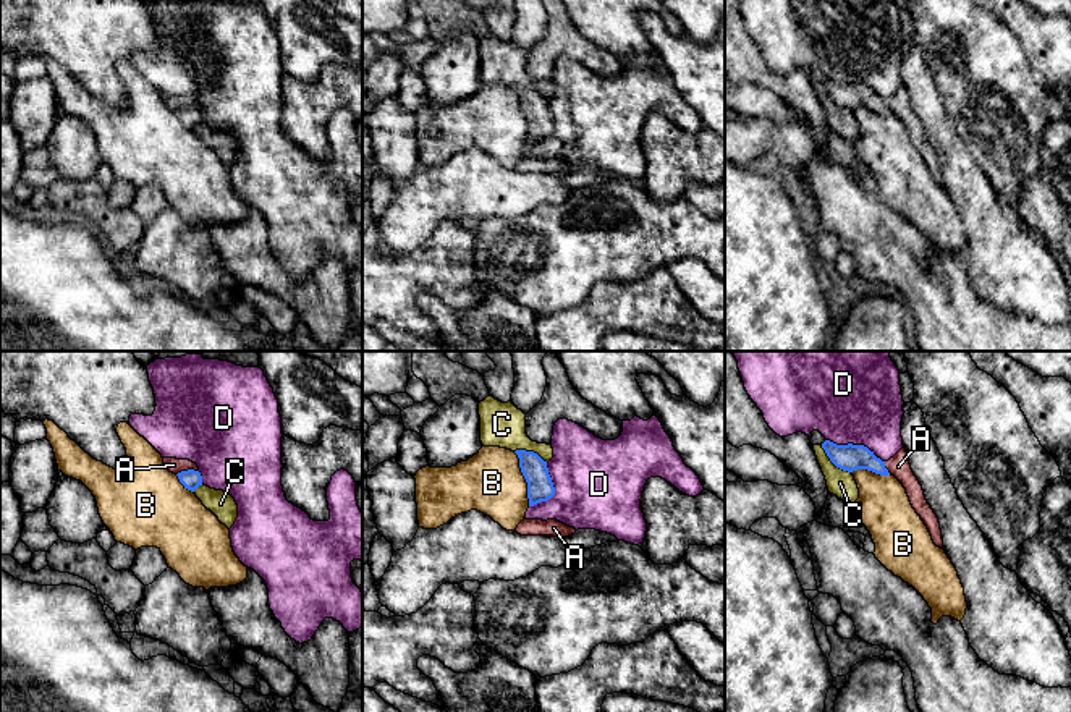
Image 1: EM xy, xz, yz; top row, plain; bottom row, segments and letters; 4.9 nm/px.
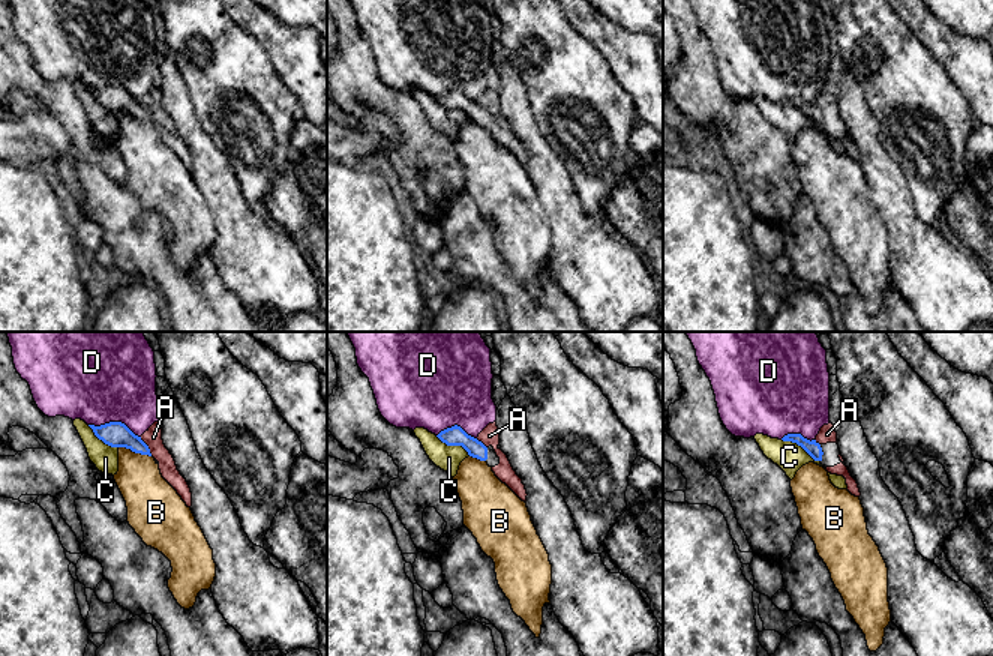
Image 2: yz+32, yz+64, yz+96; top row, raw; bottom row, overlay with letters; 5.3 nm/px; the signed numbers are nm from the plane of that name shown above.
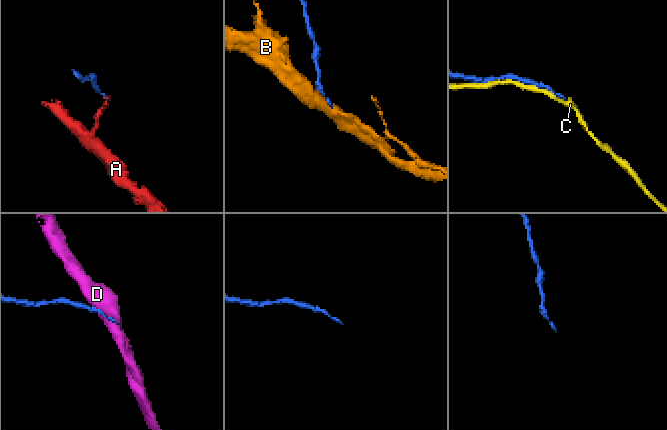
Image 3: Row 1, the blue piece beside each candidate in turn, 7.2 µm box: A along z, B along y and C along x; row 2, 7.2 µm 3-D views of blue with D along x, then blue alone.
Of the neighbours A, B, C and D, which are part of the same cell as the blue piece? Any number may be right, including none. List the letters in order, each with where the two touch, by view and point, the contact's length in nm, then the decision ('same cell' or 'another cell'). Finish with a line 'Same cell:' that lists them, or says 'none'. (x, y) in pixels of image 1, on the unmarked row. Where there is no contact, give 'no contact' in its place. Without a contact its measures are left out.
A: xy (188, 107) | 110 nm | same cell
B: xz (524, 115) | 280 nm | another cell
C: yz (833, 101) | 200 nm | another cell
D: yz (855, 83) | 320 nm | another cell
Same cell: A

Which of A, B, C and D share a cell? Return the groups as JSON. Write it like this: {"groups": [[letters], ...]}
{"groups": [["A"], ["B"], ["C"], ["D"]]}

